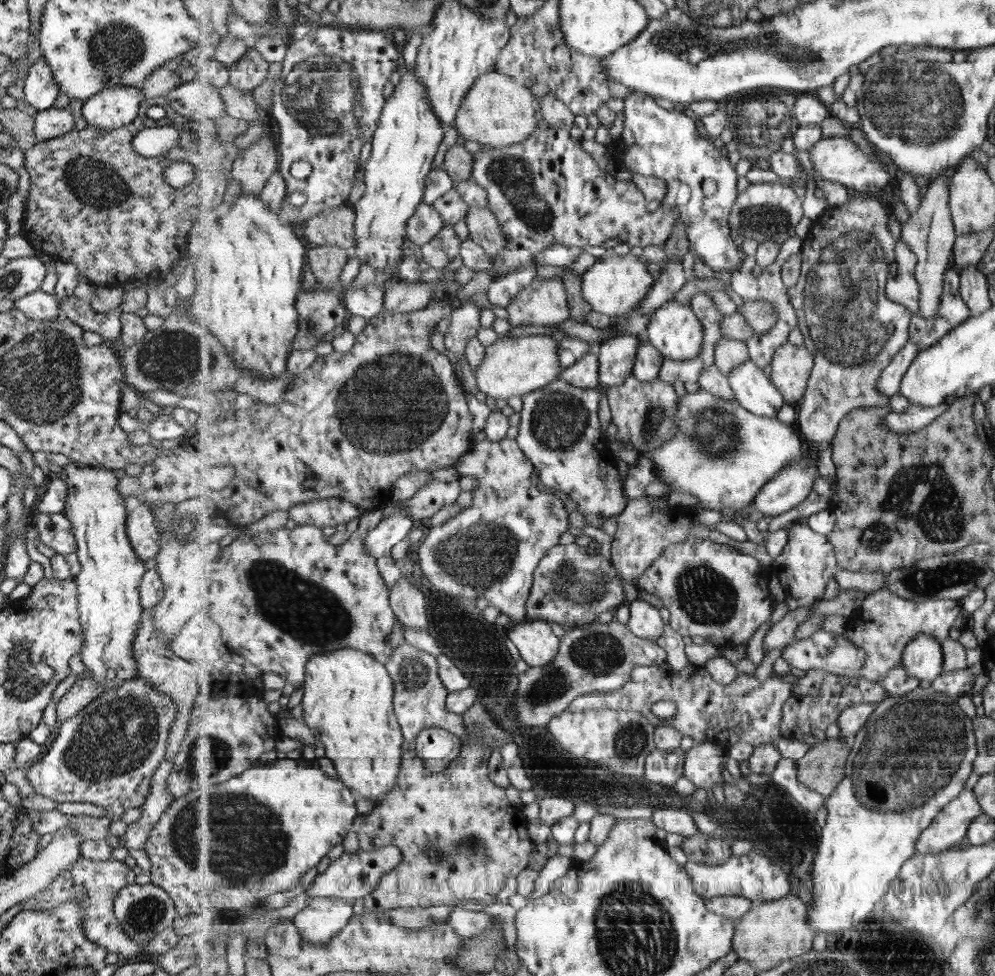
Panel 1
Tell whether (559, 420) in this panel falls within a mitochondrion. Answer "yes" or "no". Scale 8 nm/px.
yes

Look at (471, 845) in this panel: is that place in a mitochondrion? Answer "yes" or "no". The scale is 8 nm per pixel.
yes

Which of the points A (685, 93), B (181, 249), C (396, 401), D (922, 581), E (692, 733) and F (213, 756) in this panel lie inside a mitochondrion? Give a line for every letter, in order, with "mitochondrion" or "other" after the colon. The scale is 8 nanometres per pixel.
A: other
B: other
C: mitochondrion
D: mitochondrion
E: other
F: mitochondrion

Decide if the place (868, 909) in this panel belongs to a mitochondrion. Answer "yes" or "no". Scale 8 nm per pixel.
no

